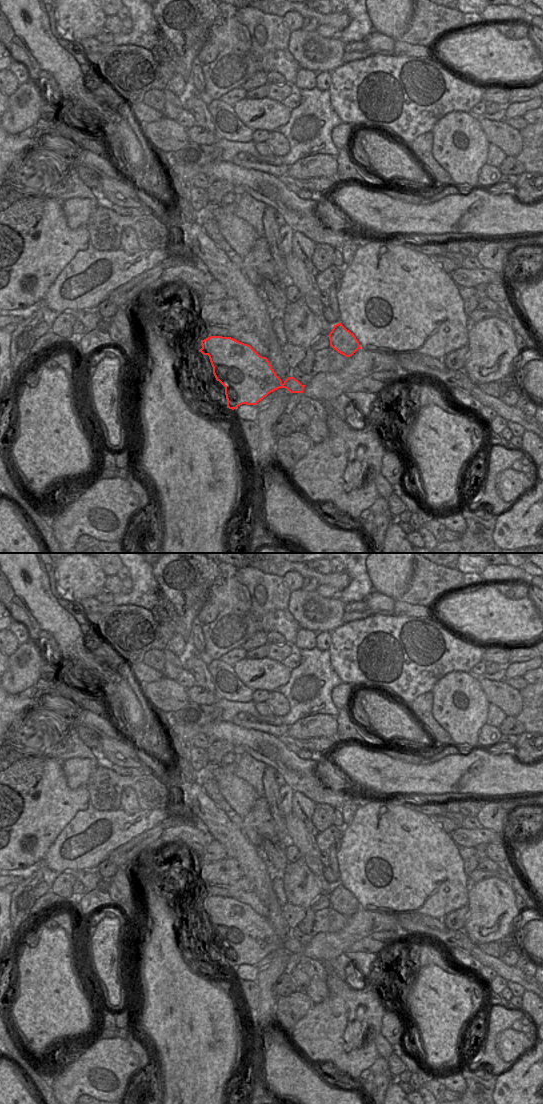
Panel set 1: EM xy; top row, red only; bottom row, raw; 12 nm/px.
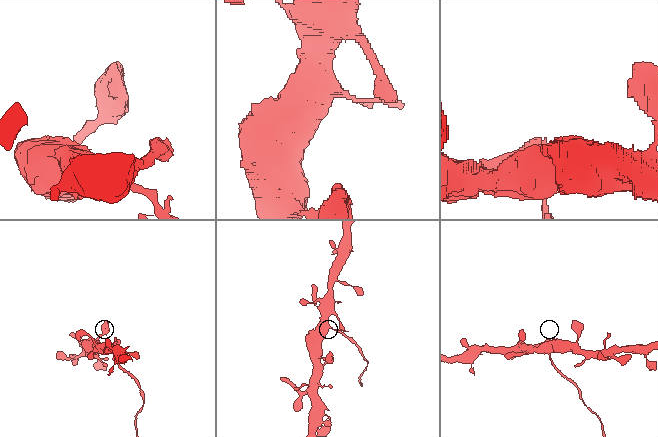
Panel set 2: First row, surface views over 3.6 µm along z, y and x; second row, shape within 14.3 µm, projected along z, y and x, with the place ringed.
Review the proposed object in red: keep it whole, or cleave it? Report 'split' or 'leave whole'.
split

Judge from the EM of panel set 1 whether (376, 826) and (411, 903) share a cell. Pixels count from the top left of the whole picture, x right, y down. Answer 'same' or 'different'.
same

